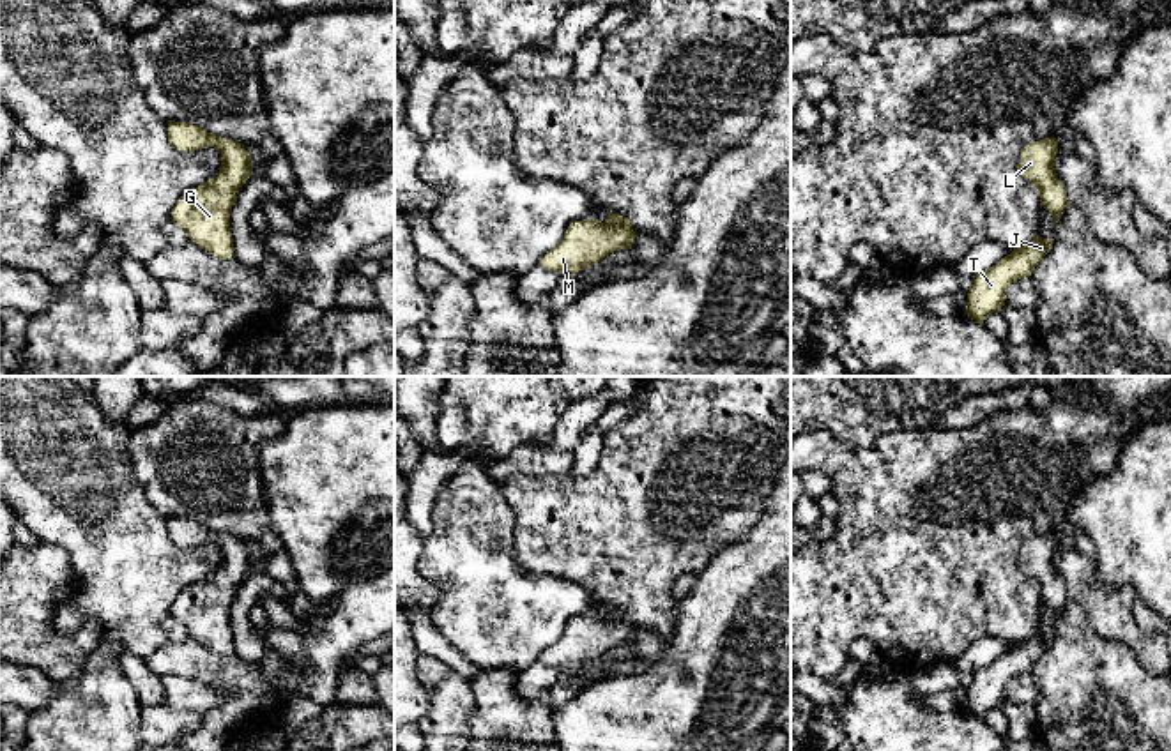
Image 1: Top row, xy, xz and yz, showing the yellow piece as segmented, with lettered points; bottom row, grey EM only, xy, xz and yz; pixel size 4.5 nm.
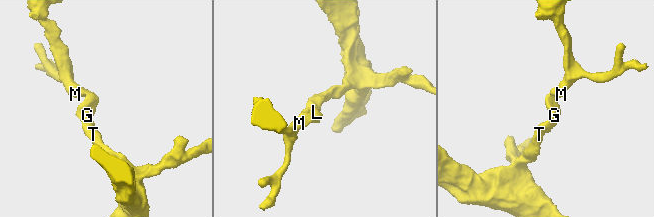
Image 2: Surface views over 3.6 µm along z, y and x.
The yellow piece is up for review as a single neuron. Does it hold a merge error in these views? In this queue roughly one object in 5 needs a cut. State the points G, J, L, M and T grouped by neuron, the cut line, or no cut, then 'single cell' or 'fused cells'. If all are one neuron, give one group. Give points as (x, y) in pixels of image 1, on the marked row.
groups G J L M T; cut none; single cell

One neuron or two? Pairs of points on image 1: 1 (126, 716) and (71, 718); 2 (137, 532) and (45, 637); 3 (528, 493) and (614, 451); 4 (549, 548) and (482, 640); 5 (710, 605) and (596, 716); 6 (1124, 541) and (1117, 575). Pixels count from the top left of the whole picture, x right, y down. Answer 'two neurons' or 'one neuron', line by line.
1: one neuron
2: two neurons
3: one neuron
4: two neurons
5: one neuron
6: one neuron

